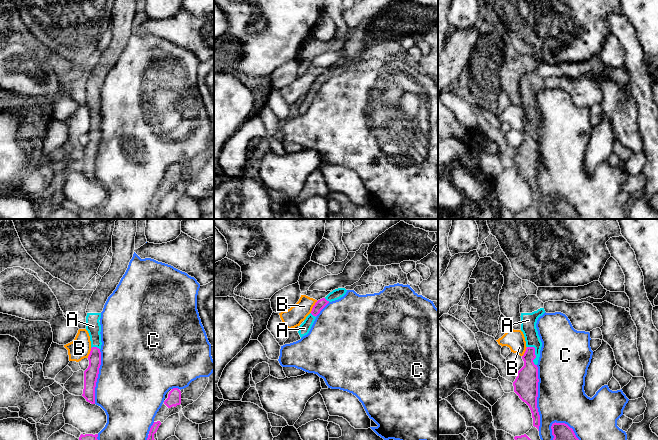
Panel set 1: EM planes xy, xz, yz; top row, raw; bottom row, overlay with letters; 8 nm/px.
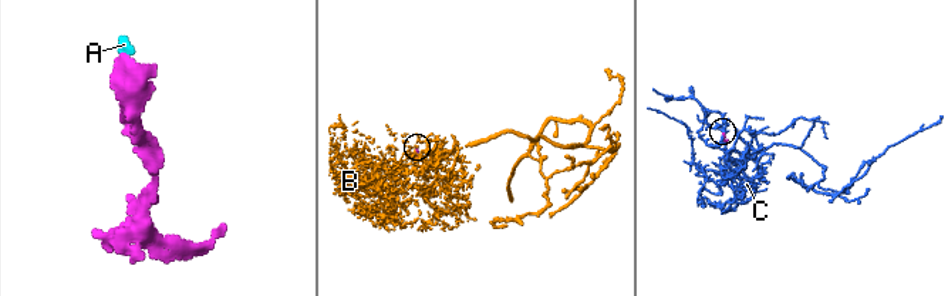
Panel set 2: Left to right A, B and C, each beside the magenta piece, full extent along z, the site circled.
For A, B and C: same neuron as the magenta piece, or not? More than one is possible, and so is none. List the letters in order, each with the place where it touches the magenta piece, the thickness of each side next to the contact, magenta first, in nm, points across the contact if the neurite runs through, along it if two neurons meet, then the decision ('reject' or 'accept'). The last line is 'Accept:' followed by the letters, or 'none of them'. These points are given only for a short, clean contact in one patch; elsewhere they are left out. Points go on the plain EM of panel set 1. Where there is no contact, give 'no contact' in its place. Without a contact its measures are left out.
A: yz (534, 129) | 190/130 nm | across yz (526, 159), (530, 133), (534, 129), (534, 120), (528, 99) | accept
B: xz (313, 83) | 80/150 nm | reject
C: yz (536, 174) | 190/380 nm | reject
Accept: A

